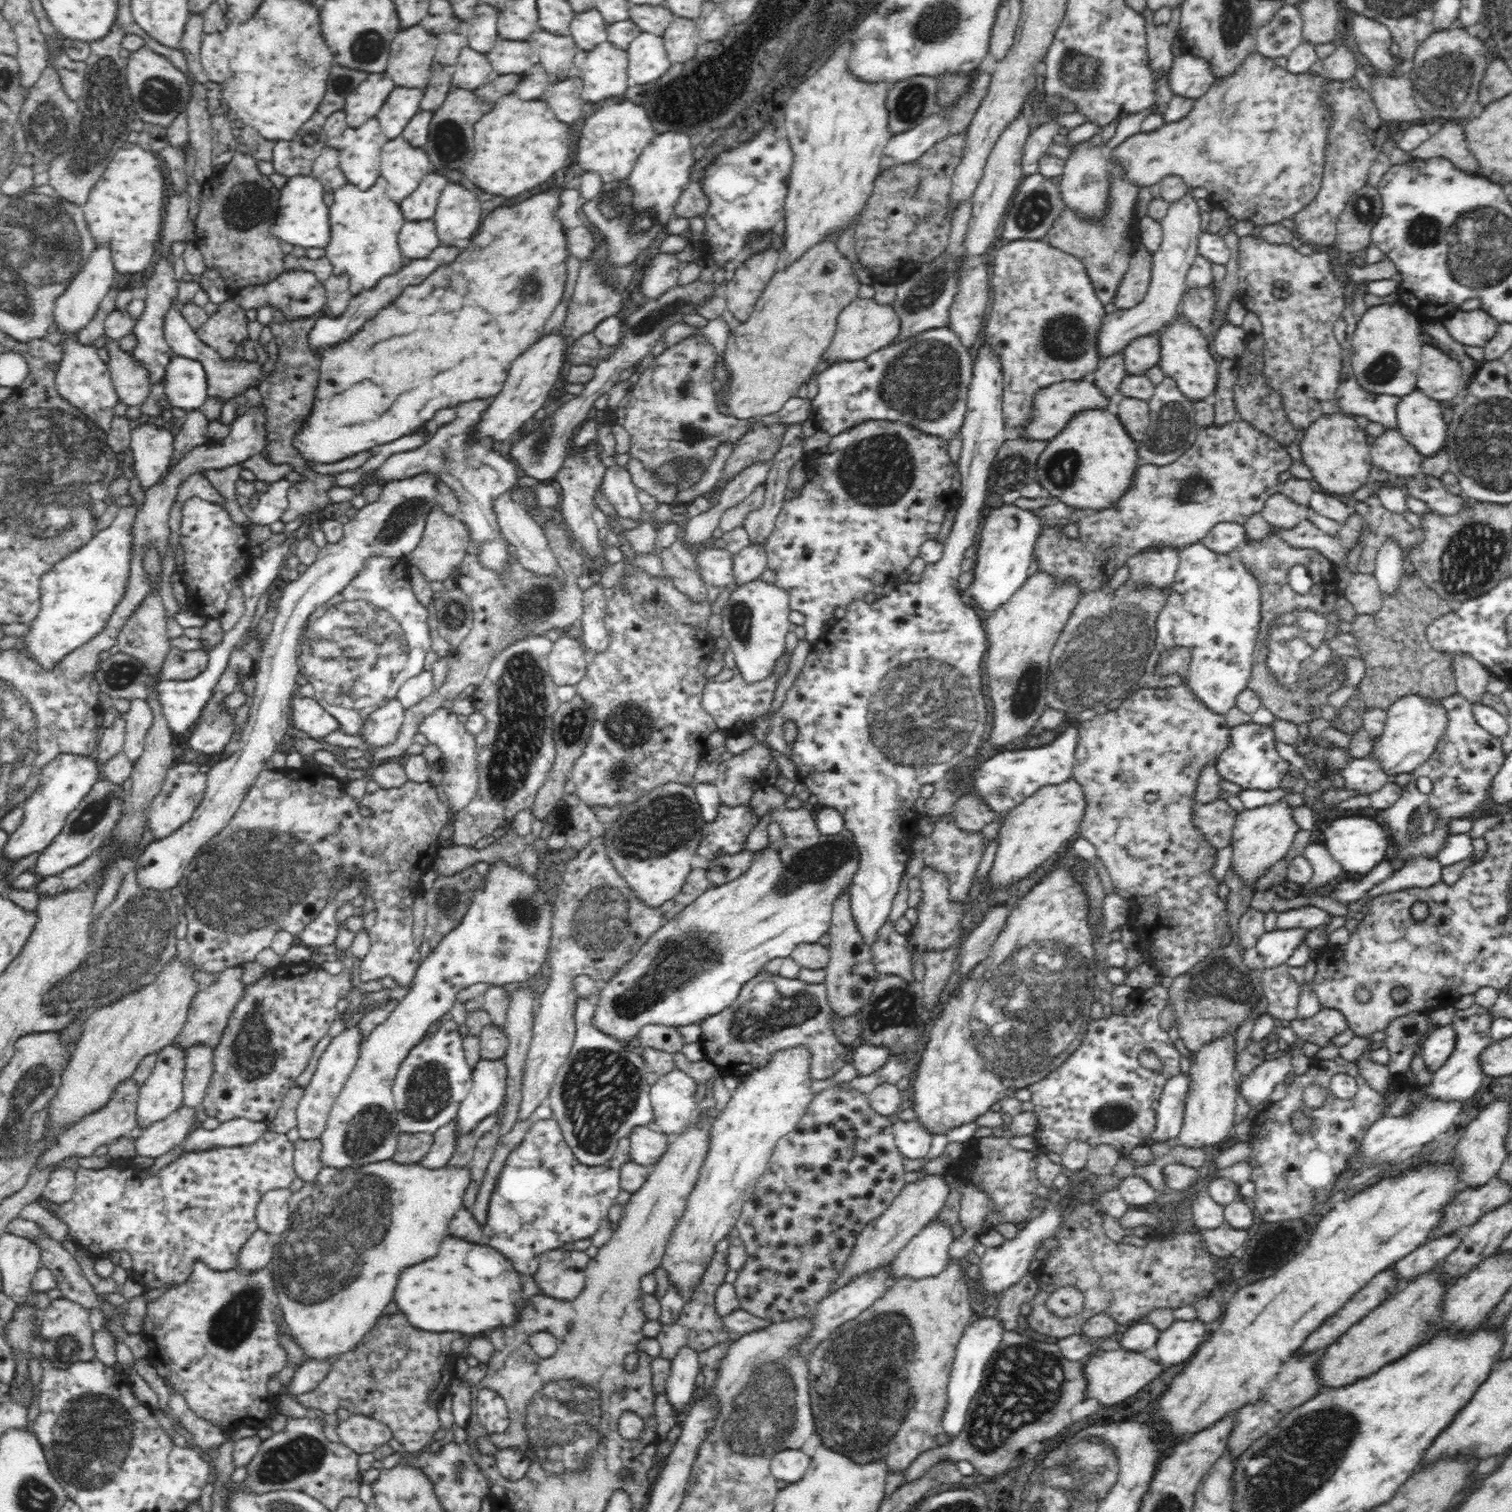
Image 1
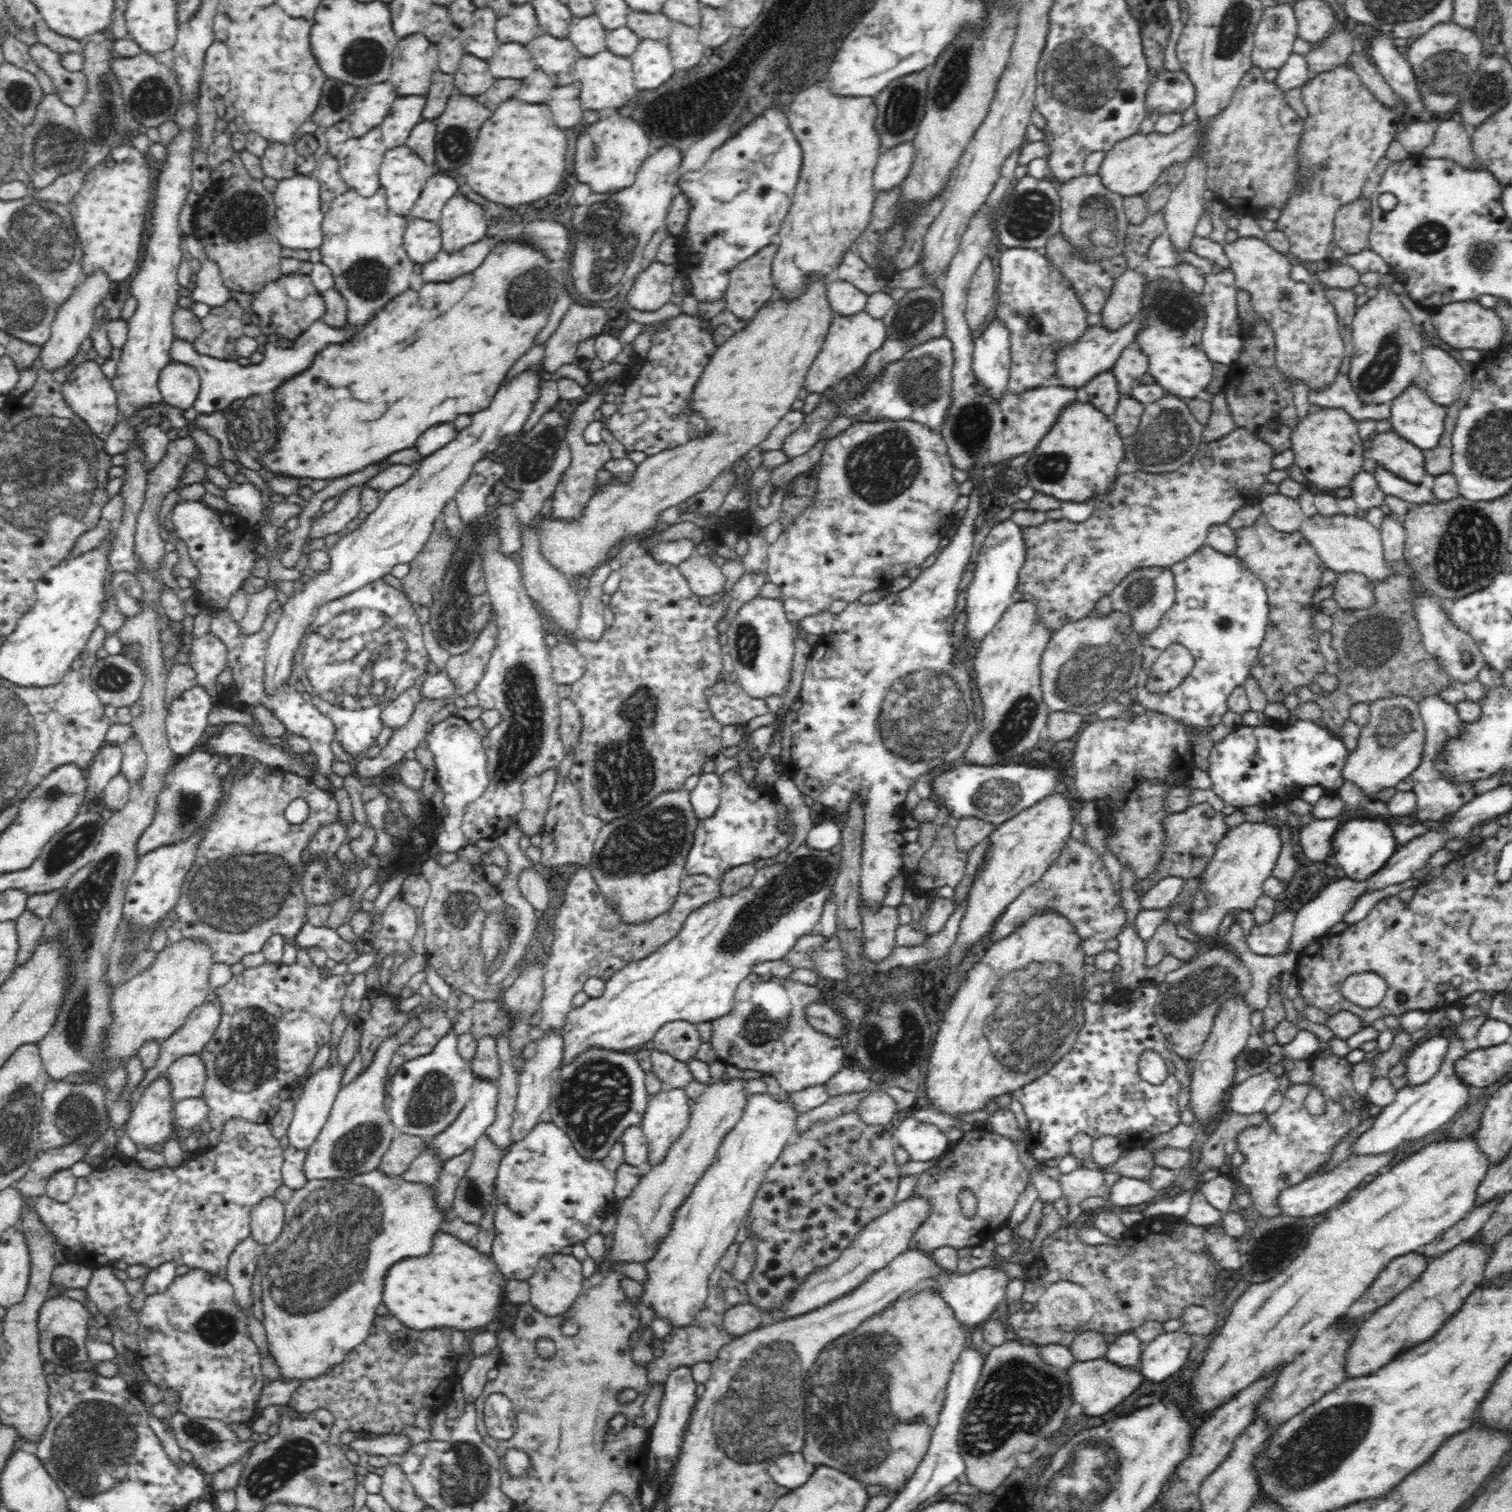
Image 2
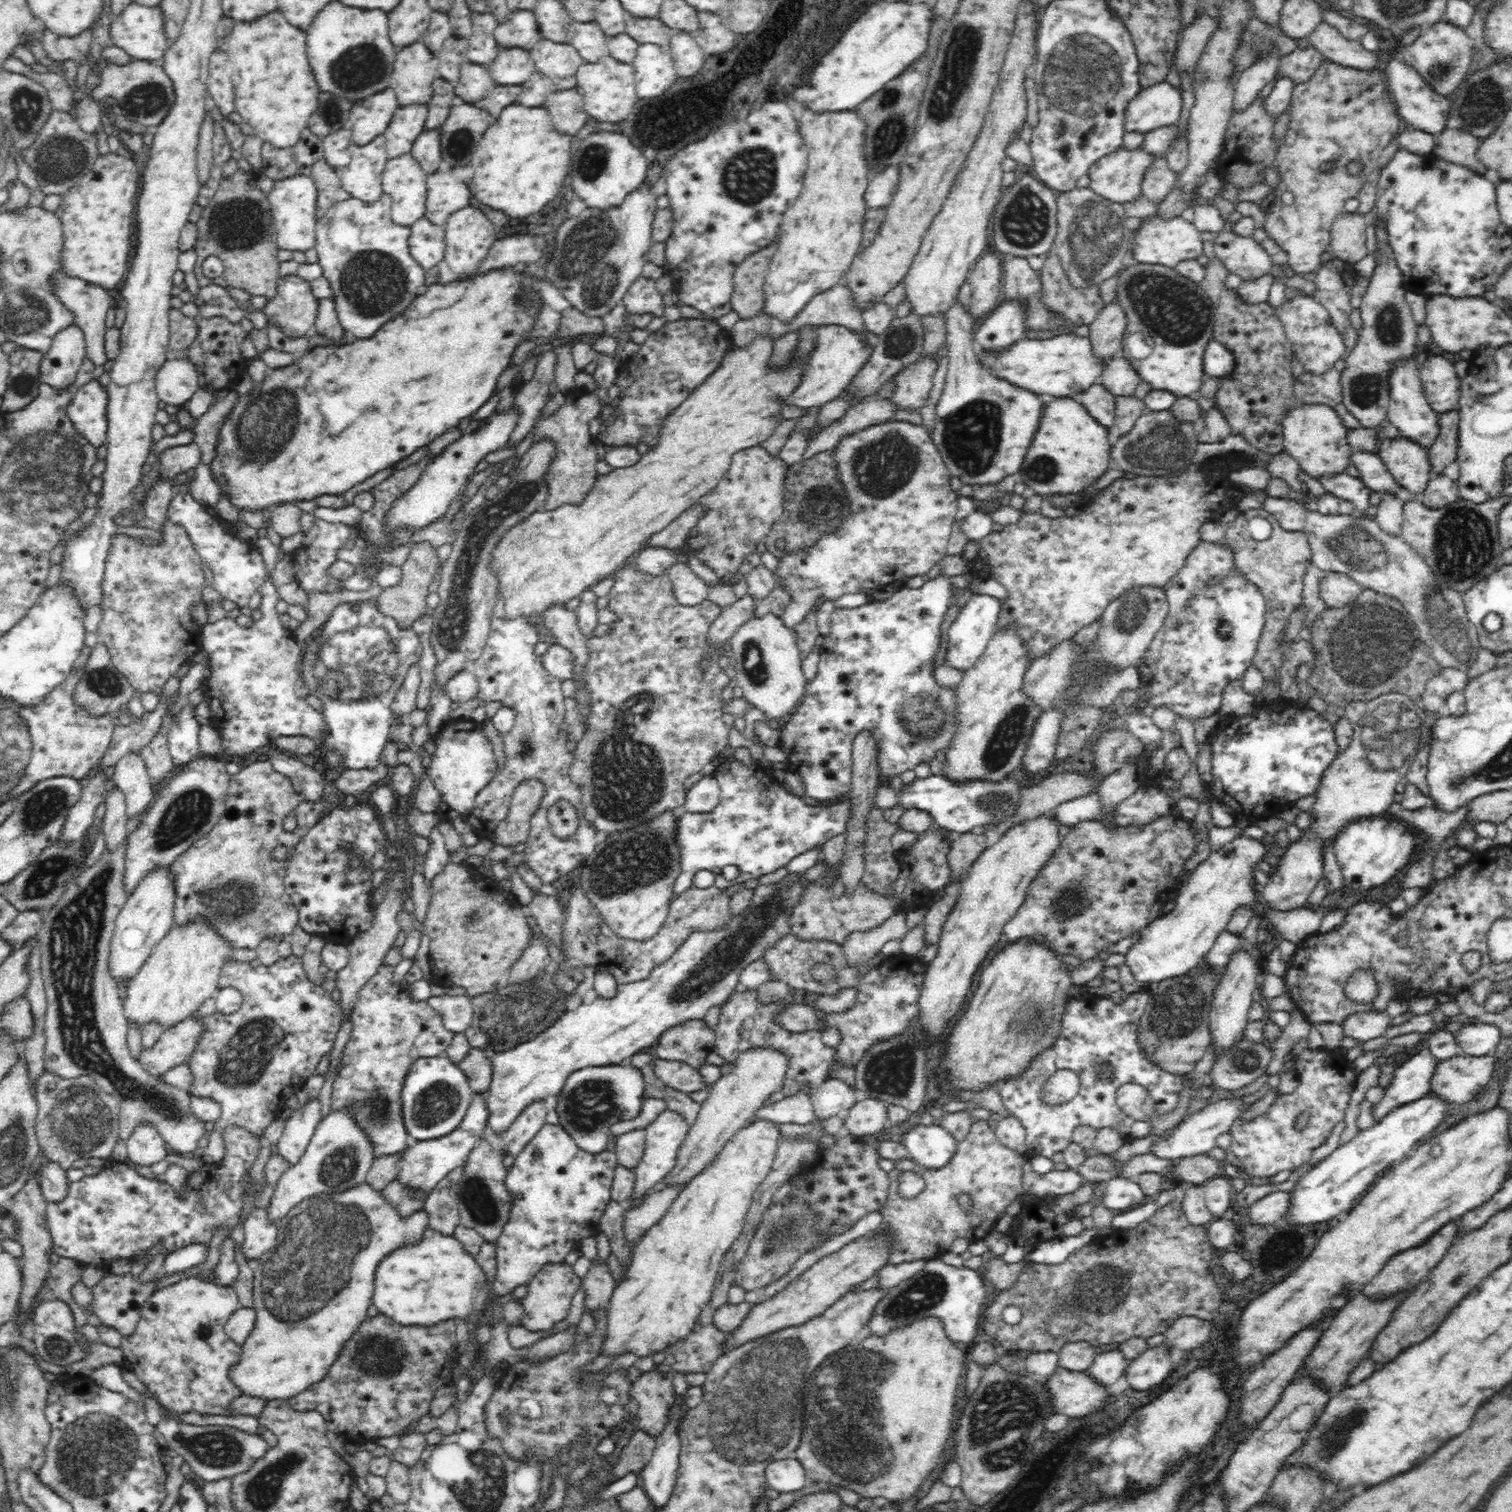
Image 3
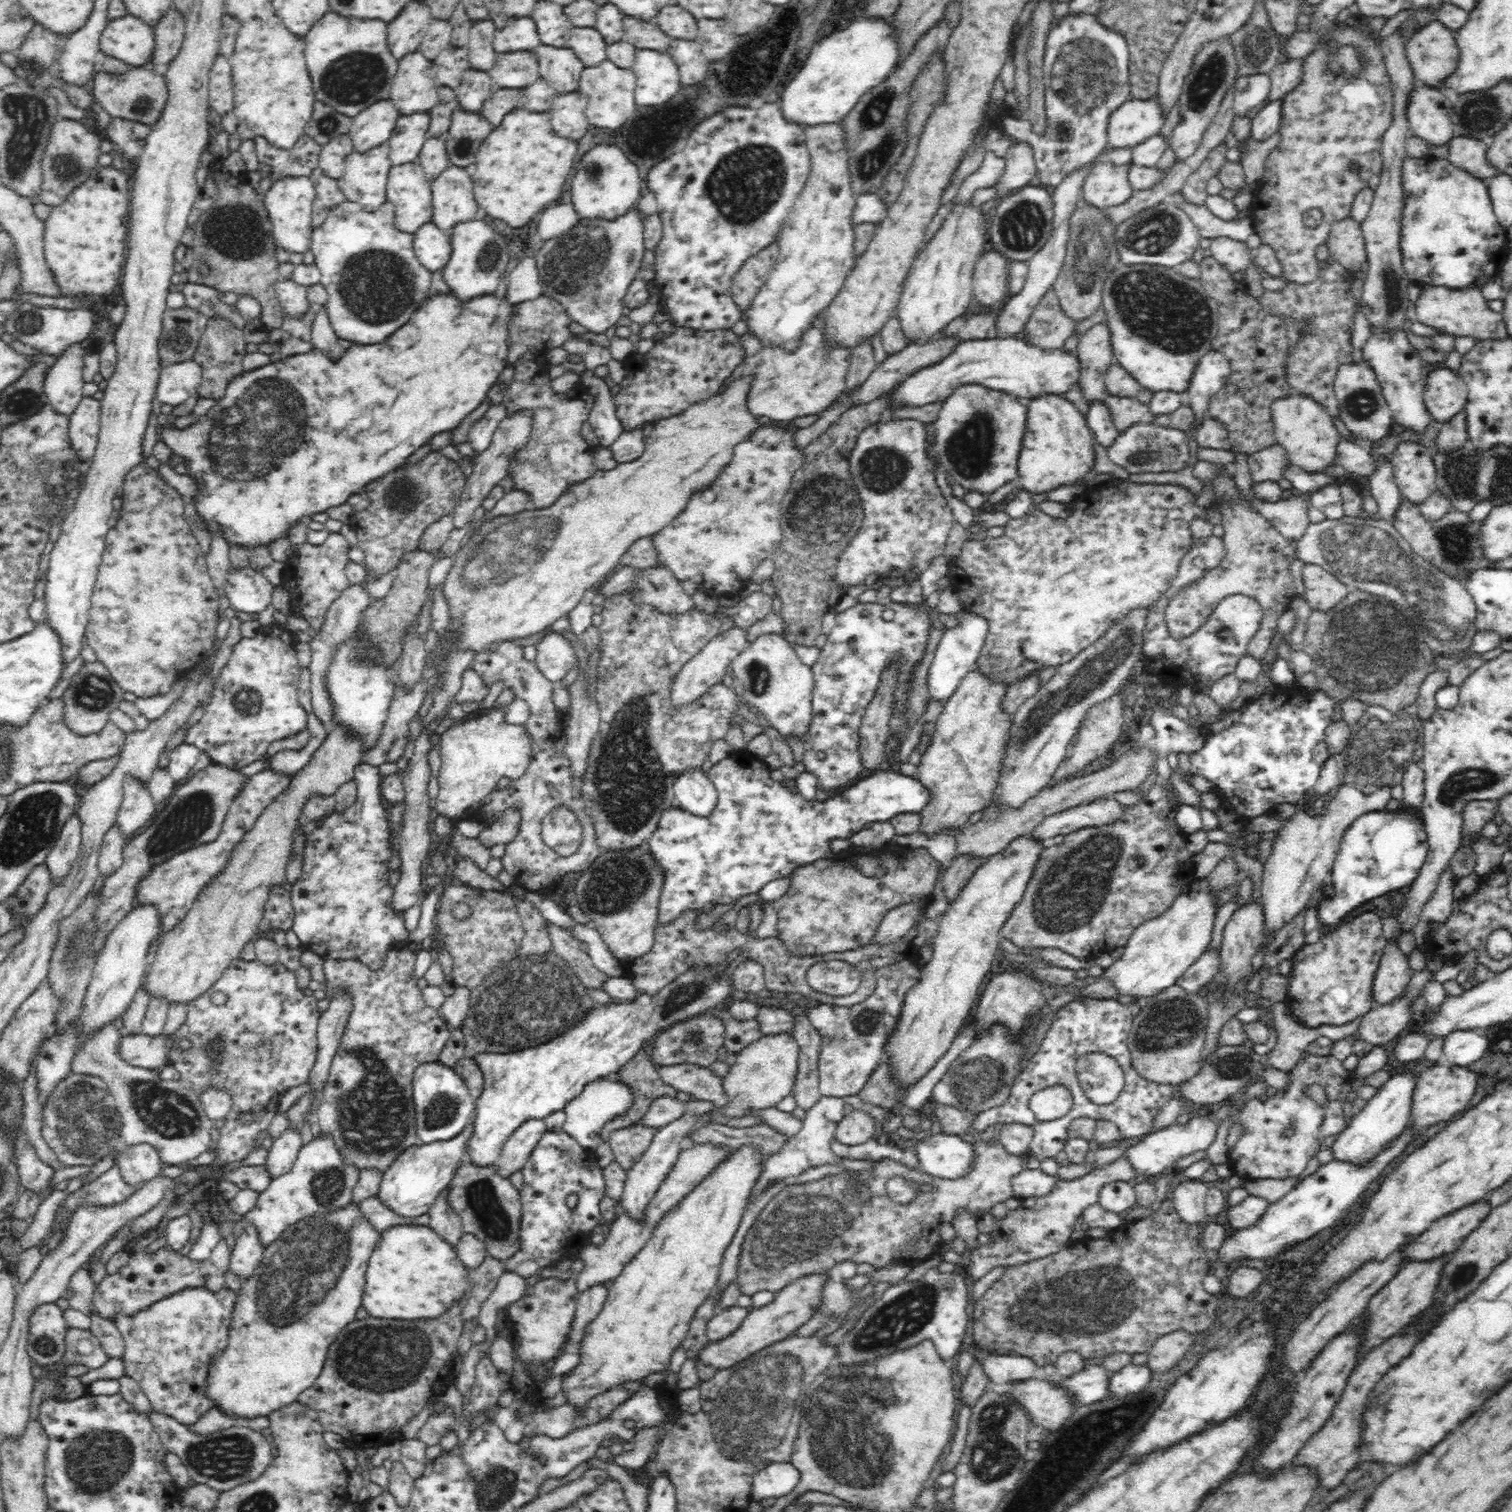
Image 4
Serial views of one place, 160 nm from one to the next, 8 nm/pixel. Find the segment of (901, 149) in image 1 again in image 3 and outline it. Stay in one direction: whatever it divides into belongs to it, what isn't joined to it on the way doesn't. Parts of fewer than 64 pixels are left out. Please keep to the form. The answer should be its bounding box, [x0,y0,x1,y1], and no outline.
[863,165,899,211]

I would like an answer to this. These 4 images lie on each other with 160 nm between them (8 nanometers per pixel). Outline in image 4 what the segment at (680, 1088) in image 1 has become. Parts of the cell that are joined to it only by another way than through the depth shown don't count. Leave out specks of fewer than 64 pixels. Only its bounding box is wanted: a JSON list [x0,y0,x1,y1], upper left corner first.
[617,1104,700,1222]

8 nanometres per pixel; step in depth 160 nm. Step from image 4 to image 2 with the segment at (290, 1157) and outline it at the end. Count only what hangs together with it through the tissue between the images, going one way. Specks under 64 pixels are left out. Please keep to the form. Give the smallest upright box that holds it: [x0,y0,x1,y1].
[286,1065,342,1151]

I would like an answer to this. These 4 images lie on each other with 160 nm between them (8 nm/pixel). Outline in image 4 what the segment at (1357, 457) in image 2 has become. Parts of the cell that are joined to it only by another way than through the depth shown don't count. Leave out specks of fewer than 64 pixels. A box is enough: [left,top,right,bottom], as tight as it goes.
[1271,393,1340,473]

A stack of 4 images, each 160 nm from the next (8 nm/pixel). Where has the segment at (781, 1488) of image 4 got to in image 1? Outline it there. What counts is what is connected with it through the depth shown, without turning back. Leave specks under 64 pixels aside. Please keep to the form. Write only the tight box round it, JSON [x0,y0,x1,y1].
[770,1447,811,1483]

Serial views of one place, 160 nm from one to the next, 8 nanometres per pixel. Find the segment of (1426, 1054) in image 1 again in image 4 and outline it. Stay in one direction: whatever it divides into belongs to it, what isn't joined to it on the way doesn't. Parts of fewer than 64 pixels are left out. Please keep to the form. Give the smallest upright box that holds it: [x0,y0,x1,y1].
[1330,1074,1414,1167]

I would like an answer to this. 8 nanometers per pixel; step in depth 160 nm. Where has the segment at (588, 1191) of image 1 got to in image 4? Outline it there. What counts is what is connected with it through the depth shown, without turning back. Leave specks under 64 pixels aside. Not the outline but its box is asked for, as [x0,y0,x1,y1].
[504,1131,606,1277]

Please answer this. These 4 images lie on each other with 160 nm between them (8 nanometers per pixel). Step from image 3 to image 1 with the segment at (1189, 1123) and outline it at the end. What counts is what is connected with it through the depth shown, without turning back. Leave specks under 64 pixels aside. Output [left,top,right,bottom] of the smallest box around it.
[1237,1027,1297,1115]

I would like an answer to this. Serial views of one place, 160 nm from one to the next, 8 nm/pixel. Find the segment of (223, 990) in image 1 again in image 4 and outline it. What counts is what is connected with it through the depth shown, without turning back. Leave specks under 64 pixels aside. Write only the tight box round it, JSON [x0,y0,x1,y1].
[118,1033,170,1068]

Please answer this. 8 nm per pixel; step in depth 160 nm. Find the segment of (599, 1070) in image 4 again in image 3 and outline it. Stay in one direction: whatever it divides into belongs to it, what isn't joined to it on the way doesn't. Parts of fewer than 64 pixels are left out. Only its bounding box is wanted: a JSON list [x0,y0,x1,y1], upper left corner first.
[482,875,806,1143]

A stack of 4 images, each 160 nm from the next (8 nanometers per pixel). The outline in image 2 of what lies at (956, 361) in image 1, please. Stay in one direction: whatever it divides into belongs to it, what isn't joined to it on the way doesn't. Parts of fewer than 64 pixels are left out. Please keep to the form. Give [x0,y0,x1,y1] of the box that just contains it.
[840,336,953,428]

